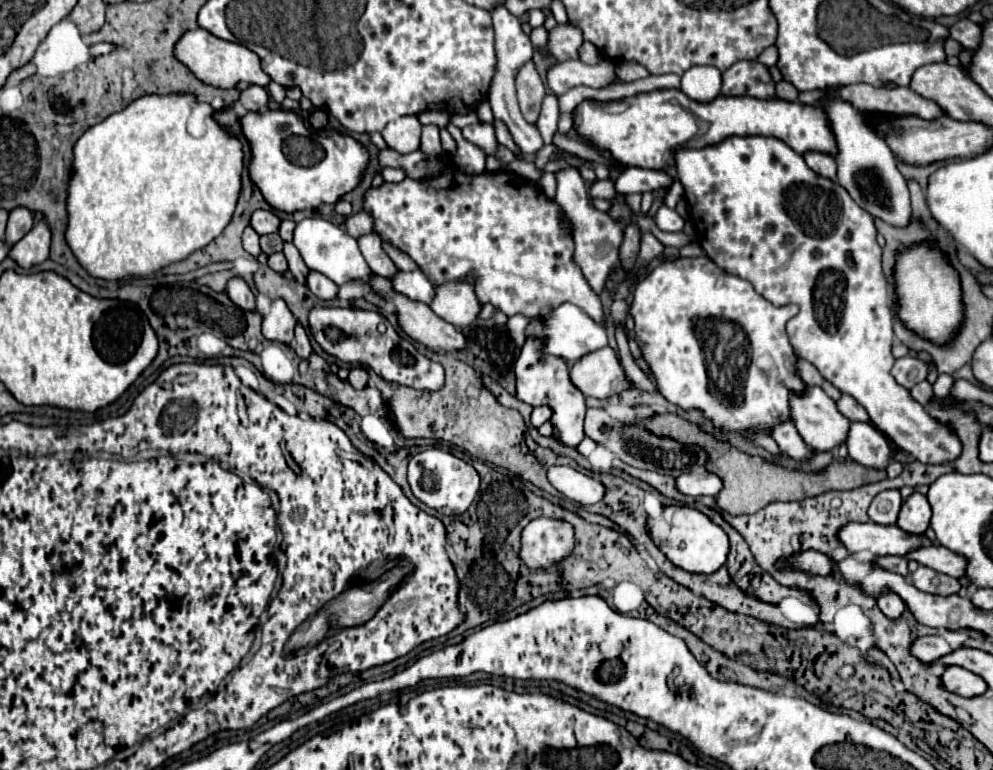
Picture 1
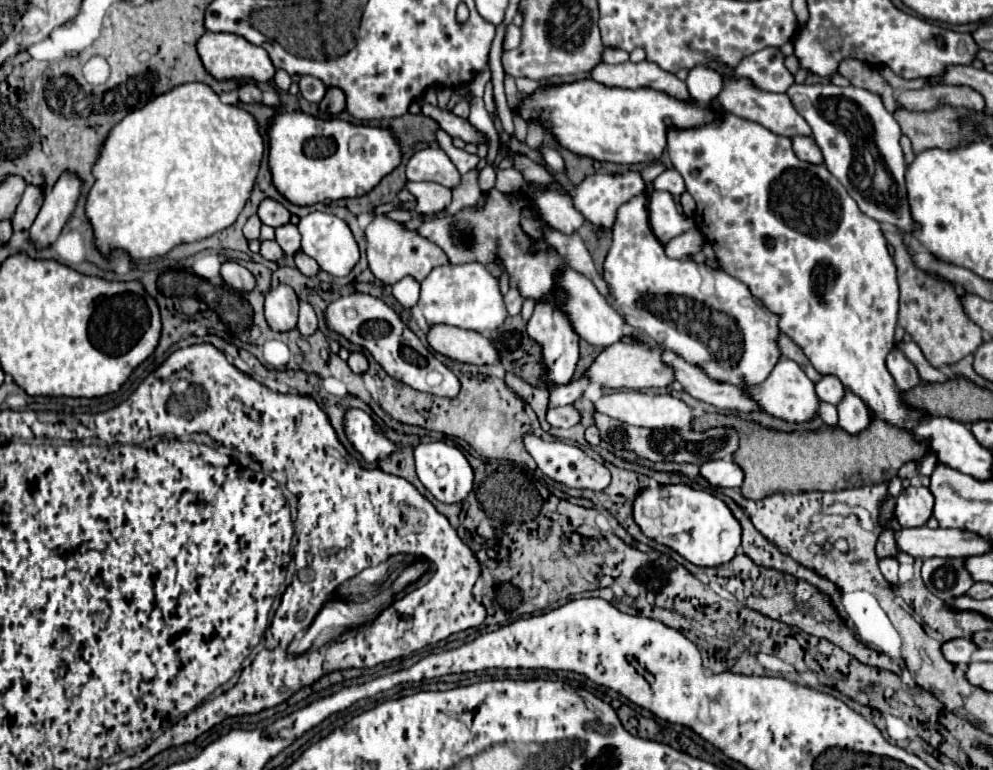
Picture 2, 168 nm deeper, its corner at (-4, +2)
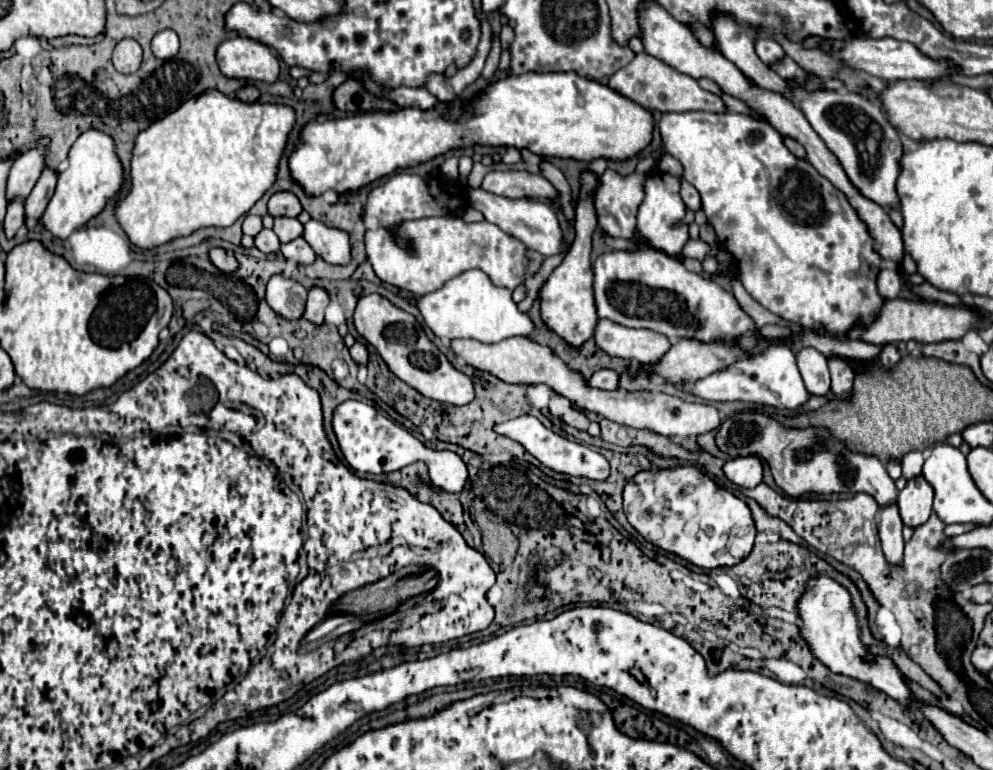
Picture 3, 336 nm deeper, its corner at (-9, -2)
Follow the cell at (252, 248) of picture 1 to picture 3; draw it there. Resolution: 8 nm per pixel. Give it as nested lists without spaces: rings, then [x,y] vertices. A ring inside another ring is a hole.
[[[248,214],[248,216],[244,218],[242,230],[244,230],[244,234],[248,234],[248,236],[256,236],[256,234],[262,230],[262,218]]]

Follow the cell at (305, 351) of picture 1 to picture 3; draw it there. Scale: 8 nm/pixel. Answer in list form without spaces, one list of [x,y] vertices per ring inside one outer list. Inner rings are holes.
[[[312,288],[308,292],[308,302],[306,302],[306,312],[304,318],[312,324],[324,324],[324,310],[328,306],[328,294],[322,288]]]

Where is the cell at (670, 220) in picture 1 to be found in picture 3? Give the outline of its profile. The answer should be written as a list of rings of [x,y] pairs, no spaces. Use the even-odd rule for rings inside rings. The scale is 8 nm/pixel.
[[[650,172],[648,182],[644,188],[646,196],[638,208],[638,236],[644,238],[652,248],[666,252],[668,256],[678,256],[682,246],[688,242],[688,226],[682,224],[686,206],[680,198],[680,180],[664,174],[664,172]]]

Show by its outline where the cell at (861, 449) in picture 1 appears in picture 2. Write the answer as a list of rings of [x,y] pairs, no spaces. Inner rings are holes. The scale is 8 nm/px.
[[[843,388],[843,390],[845,390],[845,394],[843,394],[841,402],[837,404],[839,426],[845,428],[845,432],[861,432],[869,426],[871,412],[857,394],[853,394],[849,388]]]

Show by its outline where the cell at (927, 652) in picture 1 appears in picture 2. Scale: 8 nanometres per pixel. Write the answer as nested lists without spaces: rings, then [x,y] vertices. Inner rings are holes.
[[[949,640],[949,644],[943,644],[943,654],[953,664],[969,664],[971,654],[977,650],[977,644],[973,640]]]

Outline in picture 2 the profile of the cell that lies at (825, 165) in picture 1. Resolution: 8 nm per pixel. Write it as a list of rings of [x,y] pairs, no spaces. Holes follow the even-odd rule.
[[[795,136],[793,140],[793,150],[795,150],[795,154],[801,158],[801,160],[805,160],[805,162],[811,162],[811,164],[821,164],[823,160],[821,160],[821,150],[817,148],[817,144],[815,144],[815,140],[809,136],[809,138],[805,138],[805,136]]]

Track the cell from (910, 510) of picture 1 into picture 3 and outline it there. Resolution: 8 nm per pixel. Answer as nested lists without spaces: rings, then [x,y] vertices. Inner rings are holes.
[[[922,476],[908,480],[906,488],[898,494],[898,510],[902,522],[910,528],[922,526],[932,514],[932,500],[934,490]]]

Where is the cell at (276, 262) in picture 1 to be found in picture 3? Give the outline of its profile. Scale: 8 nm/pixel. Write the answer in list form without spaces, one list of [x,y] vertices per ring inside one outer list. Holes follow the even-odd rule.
[[[264,228],[254,240],[256,240],[256,248],[264,254],[276,254],[280,250],[280,240],[272,230]]]

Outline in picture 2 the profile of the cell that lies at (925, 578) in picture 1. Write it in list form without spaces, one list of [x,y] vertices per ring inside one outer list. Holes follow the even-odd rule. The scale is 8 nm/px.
[[[929,558],[923,560],[923,582],[937,598],[955,600],[975,584],[965,568],[965,558]]]

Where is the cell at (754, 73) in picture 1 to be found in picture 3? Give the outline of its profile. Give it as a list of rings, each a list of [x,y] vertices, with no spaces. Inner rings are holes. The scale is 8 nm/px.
[[[756,38],[754,46],[756,46],[758,58],[760,58],[764,64],[768,64],[768,66],[780,62],[780,60],[786,56],[786,52],[782,50],[782,46],[780,46],[774,38]]]

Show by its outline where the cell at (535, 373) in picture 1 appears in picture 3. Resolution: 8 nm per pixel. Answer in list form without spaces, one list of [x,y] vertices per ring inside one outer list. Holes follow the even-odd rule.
[[[582,172],[582,190],[576,204],[576,240],[572,242],[566,258],[560,266],[552,270],[548,280],[542,284],[538,298],[540,298],[540,316],[546,328],[556,332],[566,344],[580,348],[588,338],[594,334],[596,326],[596,308],[594,308],[594,288],[592,288],[592,266],[590,266],[590,240],[596,228],[596,212],[590,202],[590,192],[594,190],[598,178],[592,172]]]

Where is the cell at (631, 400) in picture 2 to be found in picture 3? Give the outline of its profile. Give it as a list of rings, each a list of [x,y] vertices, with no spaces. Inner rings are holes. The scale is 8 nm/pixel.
[[[524,336],[506,338],[498,344],[482,344],[478,340],[454,340],[452,350],[456,356],[464,358],[468,366],[476,370],[484,370],[494,374],[496,378],[510,382],[510,384],[534,384],[534,382],[546,382],[552,386],[558,394],[572,400],[574,406],[586,412],[596,412],[602,418],[608,418],[618,424],[626,424],[632,428],[646,428],[662,436],[698,436],[704,432],[710,432],[720,426],[720,414],[714,406],[706,404],[694,404],[684,402],[682,398],[668,396],[662,392],[626,392],[626,390],[596,390],[588,388],[584,378],[572,370],[566,368],[566,364],[552,354],[550,348],[536,344]]]

